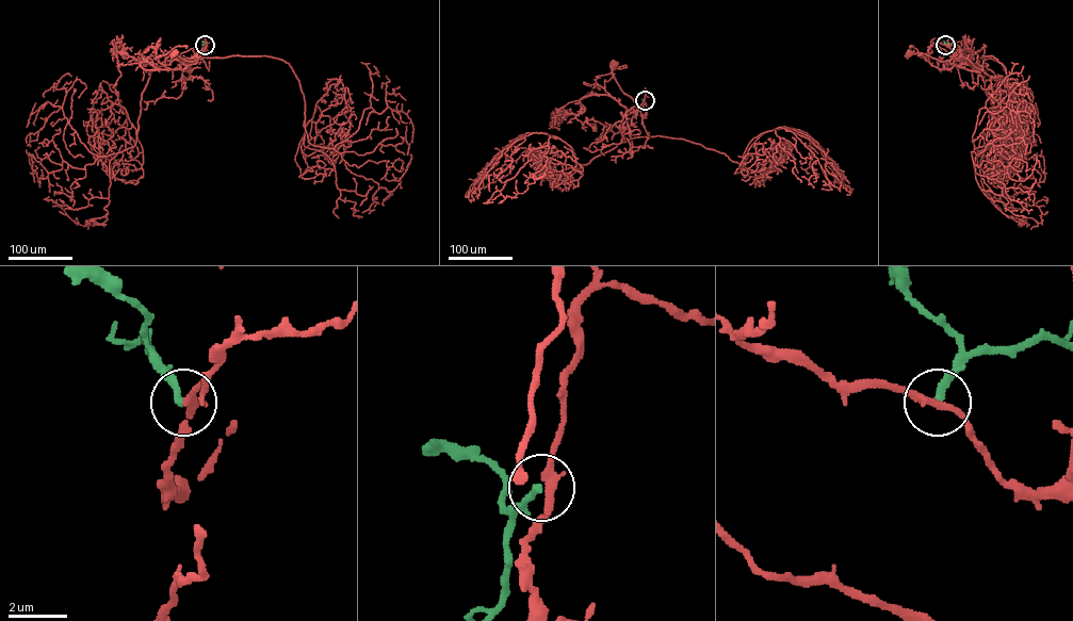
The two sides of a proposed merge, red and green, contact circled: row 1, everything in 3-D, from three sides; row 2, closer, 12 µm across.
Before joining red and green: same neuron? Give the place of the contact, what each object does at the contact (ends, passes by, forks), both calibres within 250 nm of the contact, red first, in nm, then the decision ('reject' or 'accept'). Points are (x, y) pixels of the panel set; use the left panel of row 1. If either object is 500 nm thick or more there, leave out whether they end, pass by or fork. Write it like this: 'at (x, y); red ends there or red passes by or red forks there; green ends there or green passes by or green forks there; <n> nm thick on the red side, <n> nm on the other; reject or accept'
at (205, 45); red passes by; green ends there; 260 nm thick on the red side, 240 nm on the other; reject

